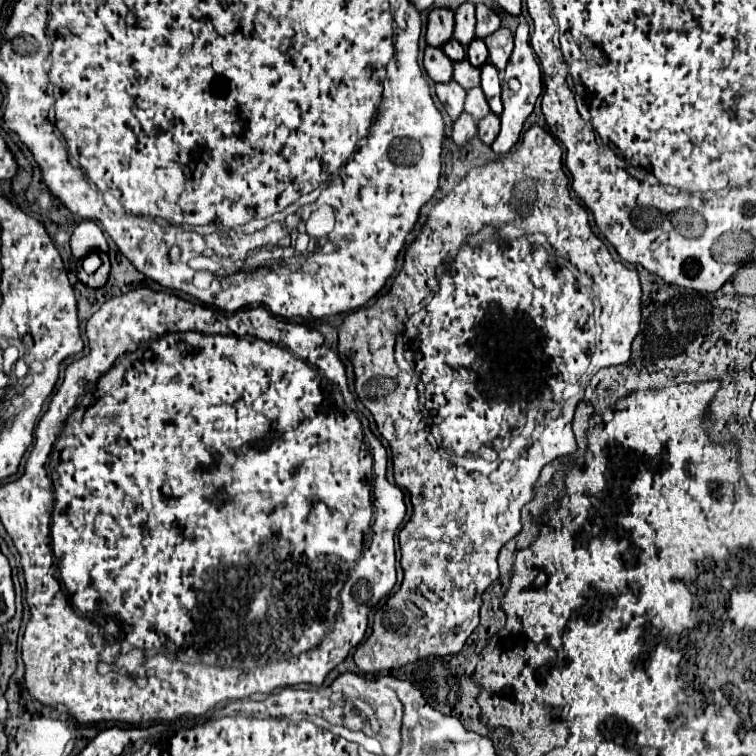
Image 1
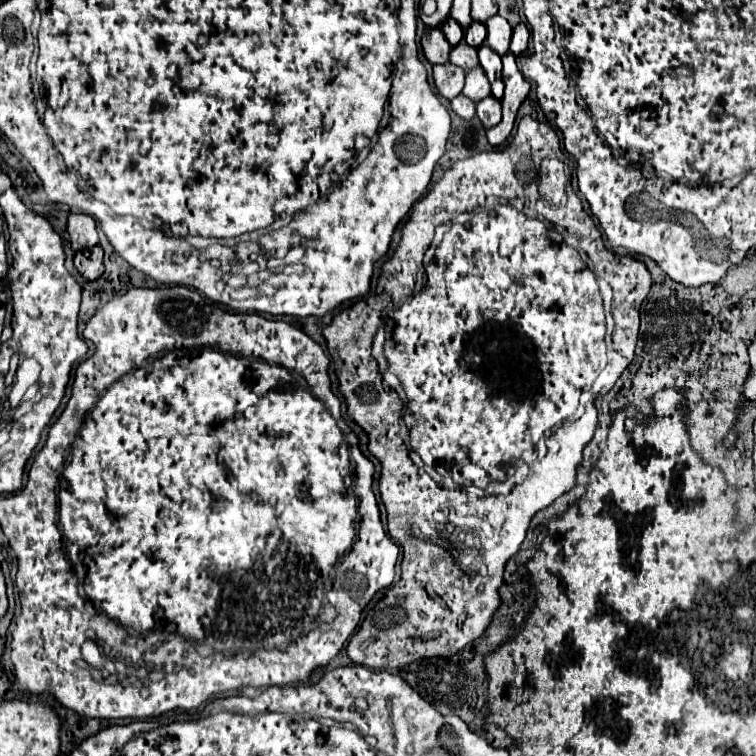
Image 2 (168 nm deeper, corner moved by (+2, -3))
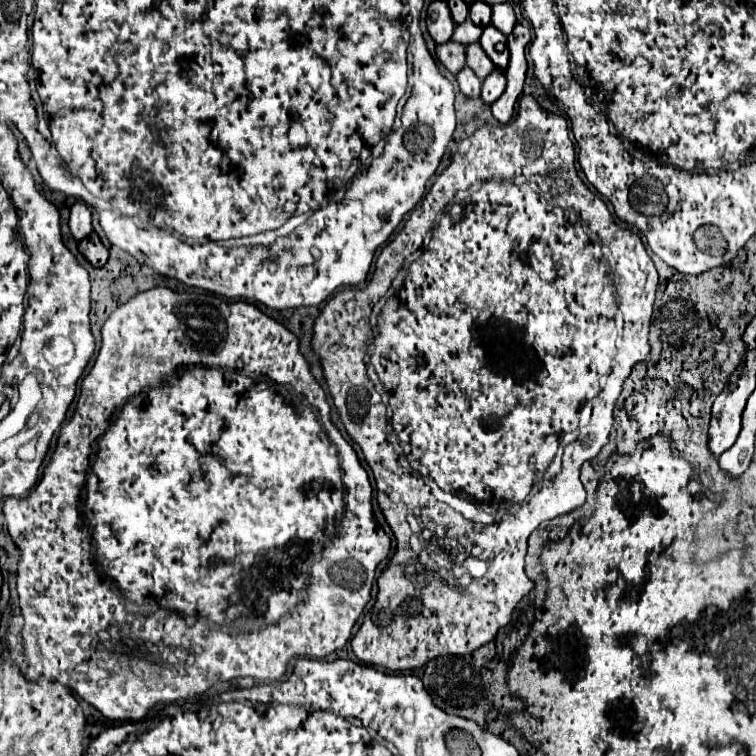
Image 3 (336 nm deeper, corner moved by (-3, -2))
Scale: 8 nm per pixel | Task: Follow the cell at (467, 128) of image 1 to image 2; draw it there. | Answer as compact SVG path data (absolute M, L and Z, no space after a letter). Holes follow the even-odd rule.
M460 94L460 98L454 98L452 102L452 110L462 118L462 120L470 120L472 116L476 116L476 104L472 100L468 100L466 96Z

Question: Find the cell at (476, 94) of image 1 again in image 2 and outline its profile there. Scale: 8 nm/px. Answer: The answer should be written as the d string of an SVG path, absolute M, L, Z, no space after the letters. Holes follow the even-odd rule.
M480 66L466 72L466 86L464 86L462 94L466 98L470 98L472 102L480 102L482 98L490 96L490 82L488 82L488 78Z

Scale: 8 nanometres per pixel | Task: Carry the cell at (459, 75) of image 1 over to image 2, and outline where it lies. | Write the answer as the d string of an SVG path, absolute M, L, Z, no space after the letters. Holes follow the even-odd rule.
M460 42L458 46L452 48L452 52L450 52L450 62L456 64L456 66L460 66L460 68L464 68L464 70L468 72L468 70L472 70L474 66L478 66L478 52L476 52L476 48L468 46L466 42Z

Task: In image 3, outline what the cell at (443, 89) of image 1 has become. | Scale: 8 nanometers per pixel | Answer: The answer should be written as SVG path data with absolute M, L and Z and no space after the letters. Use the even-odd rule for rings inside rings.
M451 39L443 45L437 45L437 57L451 73L457 75L459 69L465 67L465 45Z

